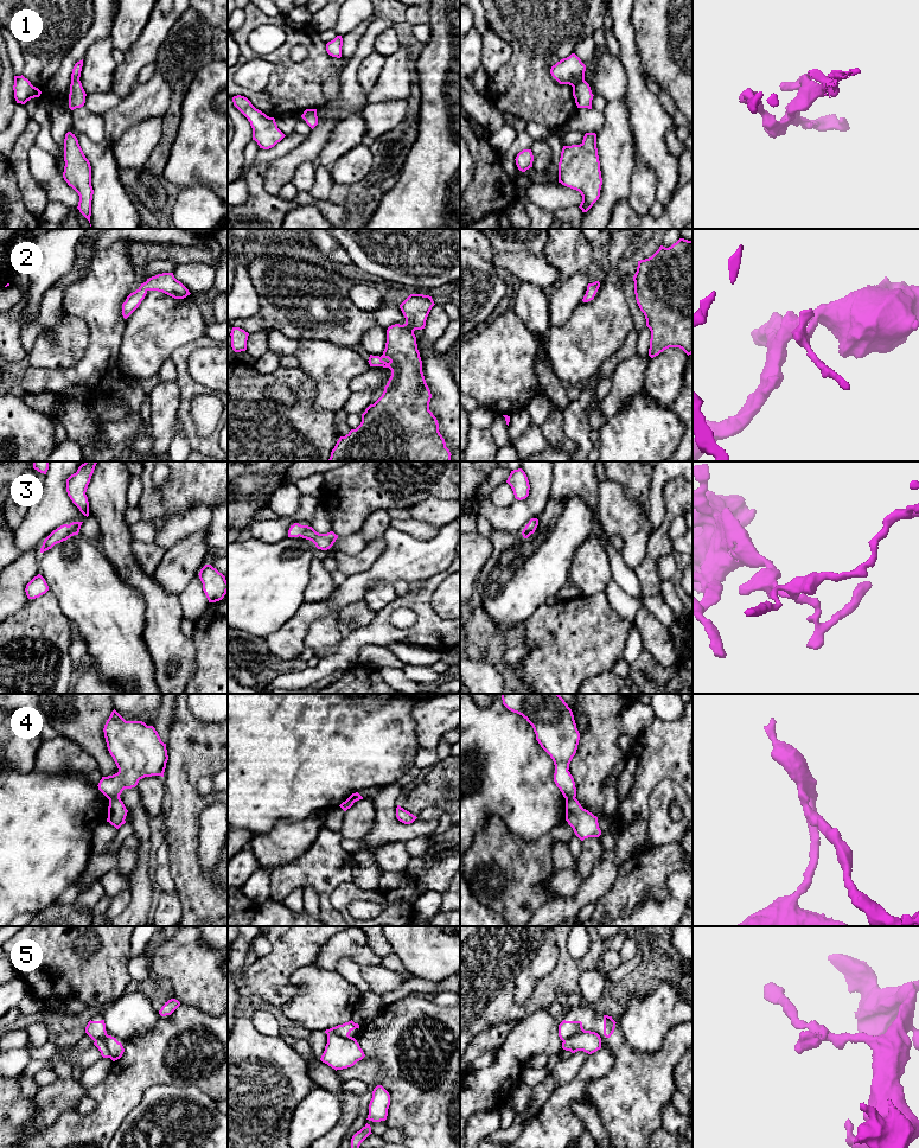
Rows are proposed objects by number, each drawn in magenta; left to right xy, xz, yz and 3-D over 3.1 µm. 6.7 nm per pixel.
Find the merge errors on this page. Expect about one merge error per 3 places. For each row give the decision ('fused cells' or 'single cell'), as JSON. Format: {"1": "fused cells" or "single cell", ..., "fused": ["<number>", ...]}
{"1": "single cell", "2": "single cell", "3": "single cell", "4": "fused cells", "5": "fused cells", "fused": ["4", "5"]}

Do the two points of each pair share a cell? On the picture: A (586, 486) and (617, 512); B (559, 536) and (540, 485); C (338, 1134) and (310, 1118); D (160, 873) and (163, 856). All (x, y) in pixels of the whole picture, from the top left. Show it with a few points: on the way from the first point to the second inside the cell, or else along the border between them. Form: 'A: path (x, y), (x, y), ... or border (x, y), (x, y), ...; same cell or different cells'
A: border (600, 482), (599, 503), (595, 510); different cells
B: border (549, 497), (543, 511), (538, 516); different cells
C: border (342, 1103), (340, 1118), (324, 1135); different cells
D: path (163, 869), (163, 860); same cell

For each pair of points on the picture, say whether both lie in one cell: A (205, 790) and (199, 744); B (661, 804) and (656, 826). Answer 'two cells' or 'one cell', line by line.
A: two cells
B: one cell

